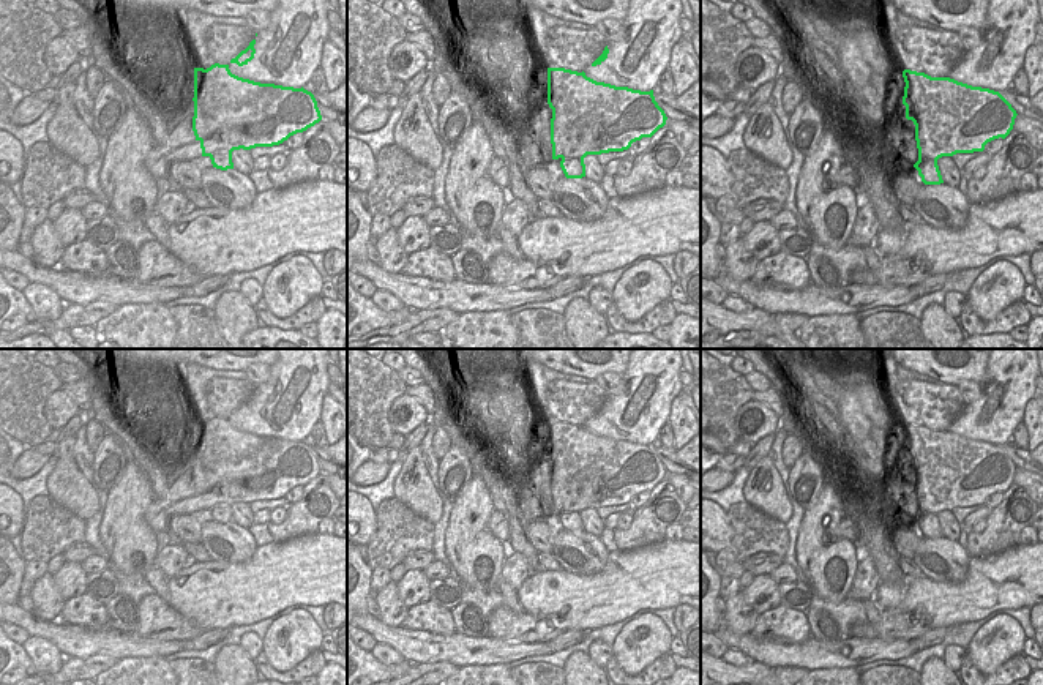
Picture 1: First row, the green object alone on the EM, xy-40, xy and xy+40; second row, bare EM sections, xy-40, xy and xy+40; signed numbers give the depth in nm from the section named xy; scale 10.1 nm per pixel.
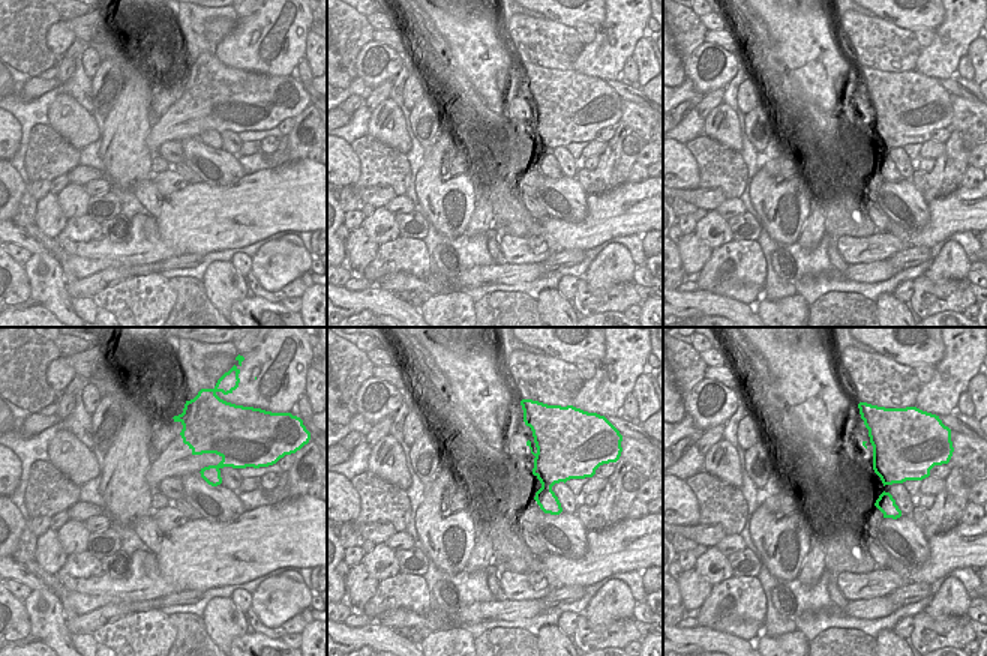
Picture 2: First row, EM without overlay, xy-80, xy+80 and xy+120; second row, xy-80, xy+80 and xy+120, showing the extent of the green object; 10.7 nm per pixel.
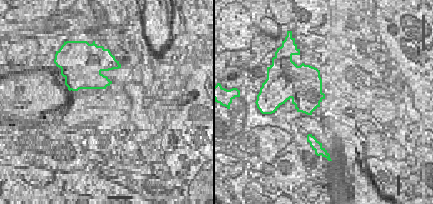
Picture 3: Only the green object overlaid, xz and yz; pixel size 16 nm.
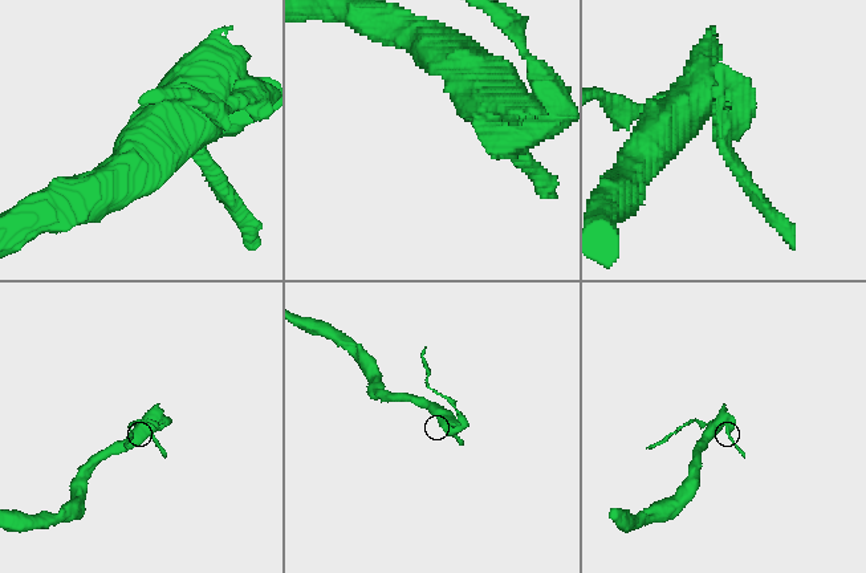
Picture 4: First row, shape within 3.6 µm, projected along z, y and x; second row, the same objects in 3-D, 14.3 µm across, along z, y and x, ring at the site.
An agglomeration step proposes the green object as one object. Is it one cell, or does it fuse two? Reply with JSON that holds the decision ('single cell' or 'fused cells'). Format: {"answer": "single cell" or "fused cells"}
{"answer": "fused cells"}

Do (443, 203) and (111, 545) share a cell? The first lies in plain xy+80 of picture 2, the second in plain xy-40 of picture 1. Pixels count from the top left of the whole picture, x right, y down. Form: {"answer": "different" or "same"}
{"answer": "same"}

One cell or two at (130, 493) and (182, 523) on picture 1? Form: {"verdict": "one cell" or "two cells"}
{"verdict": "two cells"}

